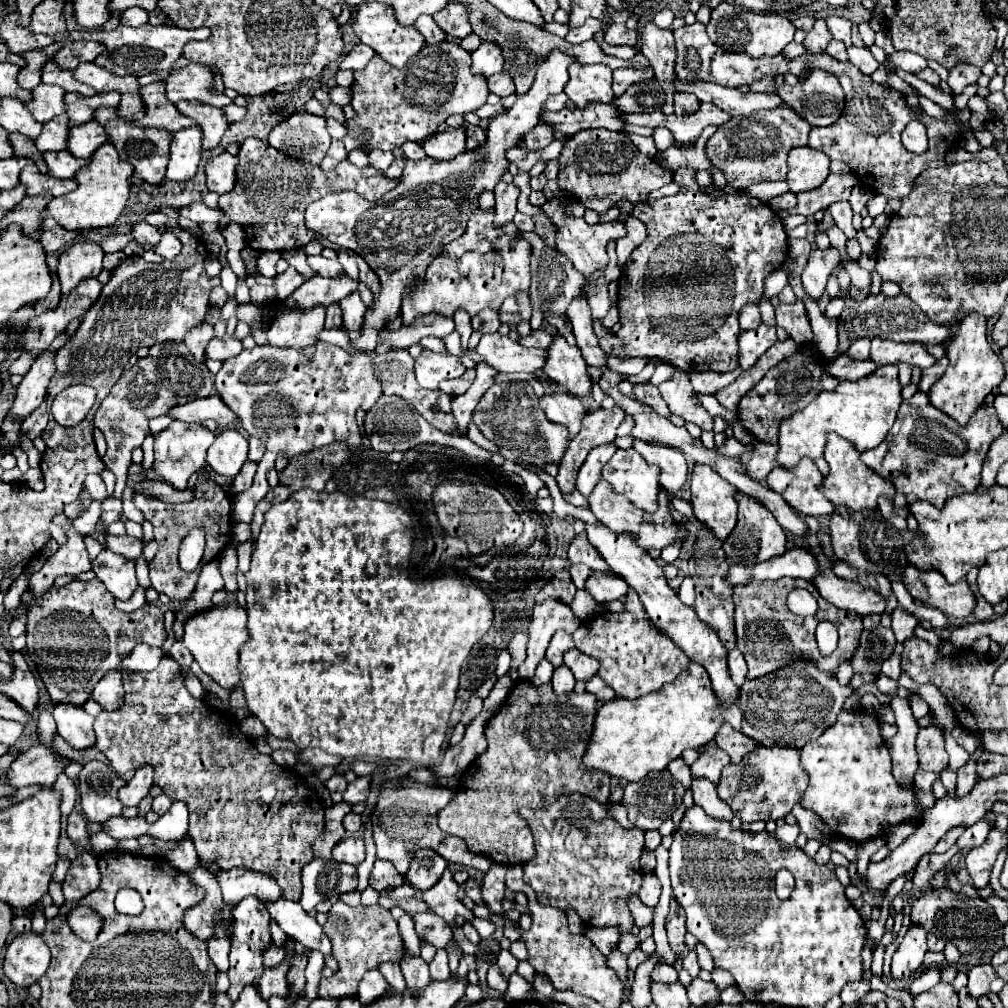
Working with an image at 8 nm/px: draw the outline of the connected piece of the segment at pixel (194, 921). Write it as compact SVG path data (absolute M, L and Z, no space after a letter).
M193 868L193 872L185 872L185 874L189 876L189 880L193 880L194 885L205 890L205 900L201 900L201 904L195 904L193 908L189 908L189 912L185 912L183 916L185 928L189 928L189 932L193 932L193 936L197 936L199 940L207 940L215 932L213 916L217 910L221 910L227 934L231 934L231 908L223 902L215 876L211 876L205 868Z

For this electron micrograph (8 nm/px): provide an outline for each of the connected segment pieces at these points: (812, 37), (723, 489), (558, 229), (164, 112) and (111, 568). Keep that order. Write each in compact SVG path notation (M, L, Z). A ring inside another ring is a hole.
M817 20L815 26L813 26L813 32L807 34L805 38L805 46L807 46L807 52L823 52L827 42L831 40L831 34L827 32L827 26L825 26L825 20Z
M695 464L691 472L691 502L699 522L707 524L719 540L725 540L737 520L737 488L709 466Z
M555 198L555 200L549 200L541 206L541 210L545 212L545 216L549 218L549 222L553 224L555 228L555 234L557 234L557 250L567 254L569 260L573 262L575 270L579 270L581 274L591 274L599 268L605 268L609 258L607 258L607 252L605 252L605 246L609 240L617 240L621 236L625 236L625 222L621 220L611 220L611 222L599 222L599 224L587 224L583 218L575 218L571 214L565 212L565 204Z
M153 82L141 88L141 100L145 104L145 118L135 120L139 128L163 128L167 132L177 132L181 128L187 128L193 124L193 120L185 118L177 112L175 104L165 98L165 84Z
M103 550L93 560L93 572L119 600L127 600L137 588L135 562L125 560L125 556L117 556L111 550Z

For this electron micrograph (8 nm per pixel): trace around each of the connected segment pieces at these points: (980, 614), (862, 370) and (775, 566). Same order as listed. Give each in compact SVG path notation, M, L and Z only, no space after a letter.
M979 594L979 596L977 596L977 608L973 610L973 616L975 616L977 620L985 622L985 620L989 620L993 614L995 614L995 612L993 612L993 606Z
M841 354L839 358L835 358L835 360L825 364L825 370L831 376L839 378L839 380L861 380L861 378L869 376L871 372L875 372L877 368L879 366L873 364L871 358L867 358L867 360L853 360L847 354Z
M791 548L785 556L777 556L769 560L769 564L757 564L755 568L743 568L743 566L731 566L729 568L729 582L731 584L745 584L747 578L755 580L777 580L781 576L791 578L803 578L807 582L813 582L813 576L817 576L817 560L807 548Z

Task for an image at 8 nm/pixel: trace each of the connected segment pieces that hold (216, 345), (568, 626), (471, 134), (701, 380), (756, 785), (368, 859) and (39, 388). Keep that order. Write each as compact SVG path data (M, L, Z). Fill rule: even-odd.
M225 336L225 338L213 338L209 344L207 344L207 358L211 360L227 360L227 358L233 358L237 354L241 354L243 346L241 346L241 340L235 338L235 336Z
M547 598L533 608L533 620L529 624L529 642L527 642L527 658L519 666L519 678L531 680L539 660L545 656L551 636L557 630L565 630L573 634L579 628L581 620L573 614L571 606L559 598Z
M481 126L467 128L467 150L481 148L481 144L485 144L485 132L483 132L483 128Z
M737 368L731 374L715 374L715 372L695 372L691 374L691 384L697 392L703 394L715 394L715 390L729 386L731 382L735 382L735 378L741 374L743 370Z
M759 744L749 756L745 756L743 764L729 764L723 768L717 792L731 806L733 814L741 818L741 822L751 824L755 820L767 822L785 818L785 814L789 814L791 808L801 802L807 782L809 776L805 776L805 770L801 768L799 748Z
M375 806L370 809L370 816L368 821L365 824L365 832L364 832L364 840L365 840L365 849L366 856L364 861L357 866L357 875L358 875L358 887L357 890L362 892L368 885L369 876L371 875L371 871L373 869L373 864L376 857L376 849L372 836L372 820L371 816L373 816L373 812L375 812Z
M45 350L37 360L33 362L31 370L23 376L21 384L17 386L17 396L13 402L11 412L17 414L21 420L27 418L43 400L49 380L53 378L57 366L53 364L53 352L57 350Z

